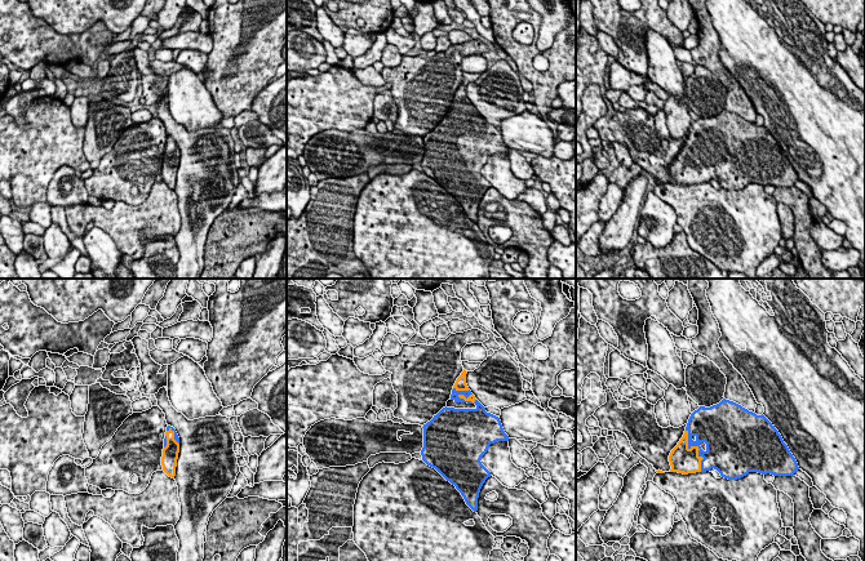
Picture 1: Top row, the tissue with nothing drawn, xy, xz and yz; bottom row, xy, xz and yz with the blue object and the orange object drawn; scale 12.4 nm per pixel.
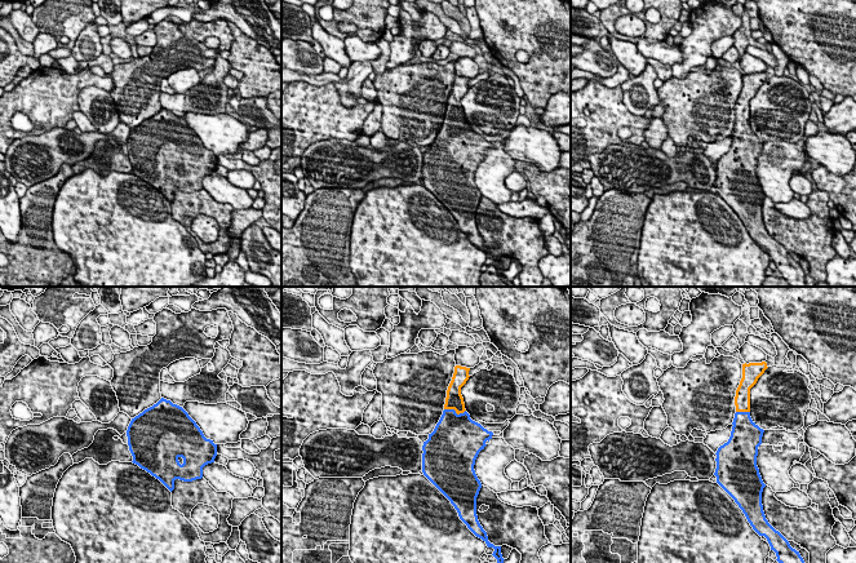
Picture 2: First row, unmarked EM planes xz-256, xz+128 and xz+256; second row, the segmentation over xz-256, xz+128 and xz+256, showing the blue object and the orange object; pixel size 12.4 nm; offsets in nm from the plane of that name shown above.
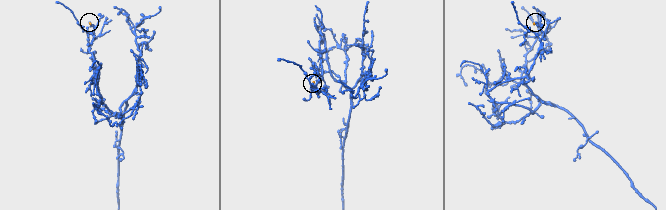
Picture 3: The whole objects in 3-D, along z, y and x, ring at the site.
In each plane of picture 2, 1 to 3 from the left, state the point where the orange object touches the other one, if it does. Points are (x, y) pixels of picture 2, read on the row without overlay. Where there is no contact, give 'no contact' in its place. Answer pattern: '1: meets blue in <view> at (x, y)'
1: no contact
2: meets blue in xz+128 at (455, 122)
3: meets blue in xz+256 at (743, 123)

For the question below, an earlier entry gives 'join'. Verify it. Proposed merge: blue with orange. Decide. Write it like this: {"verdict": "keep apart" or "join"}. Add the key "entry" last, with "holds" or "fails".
{"verdict": "join", "entry": "holds"}

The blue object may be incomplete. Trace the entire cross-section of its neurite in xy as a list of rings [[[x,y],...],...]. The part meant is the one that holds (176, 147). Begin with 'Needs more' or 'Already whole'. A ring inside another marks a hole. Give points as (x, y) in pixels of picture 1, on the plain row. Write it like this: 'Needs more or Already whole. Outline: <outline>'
Needs more. Outline: [[[168,137],[164,150],[161,177],[163,182],[172,190],[174,190],[176,187],[178,164],[179,164],[179,148],[176,141]]]

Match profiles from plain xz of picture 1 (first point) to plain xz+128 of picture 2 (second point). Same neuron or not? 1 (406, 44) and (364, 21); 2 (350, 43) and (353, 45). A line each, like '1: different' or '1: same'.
1: different
2: same

